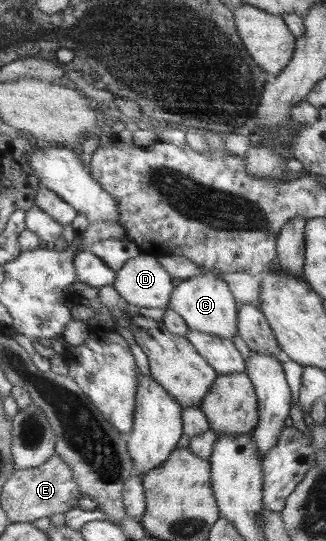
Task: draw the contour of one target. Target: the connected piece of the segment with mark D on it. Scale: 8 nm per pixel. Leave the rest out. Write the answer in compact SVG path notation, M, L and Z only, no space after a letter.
M142 252L118 271L113 286L129 303L140 308L168 309L175 289L172 279L157 257Z

